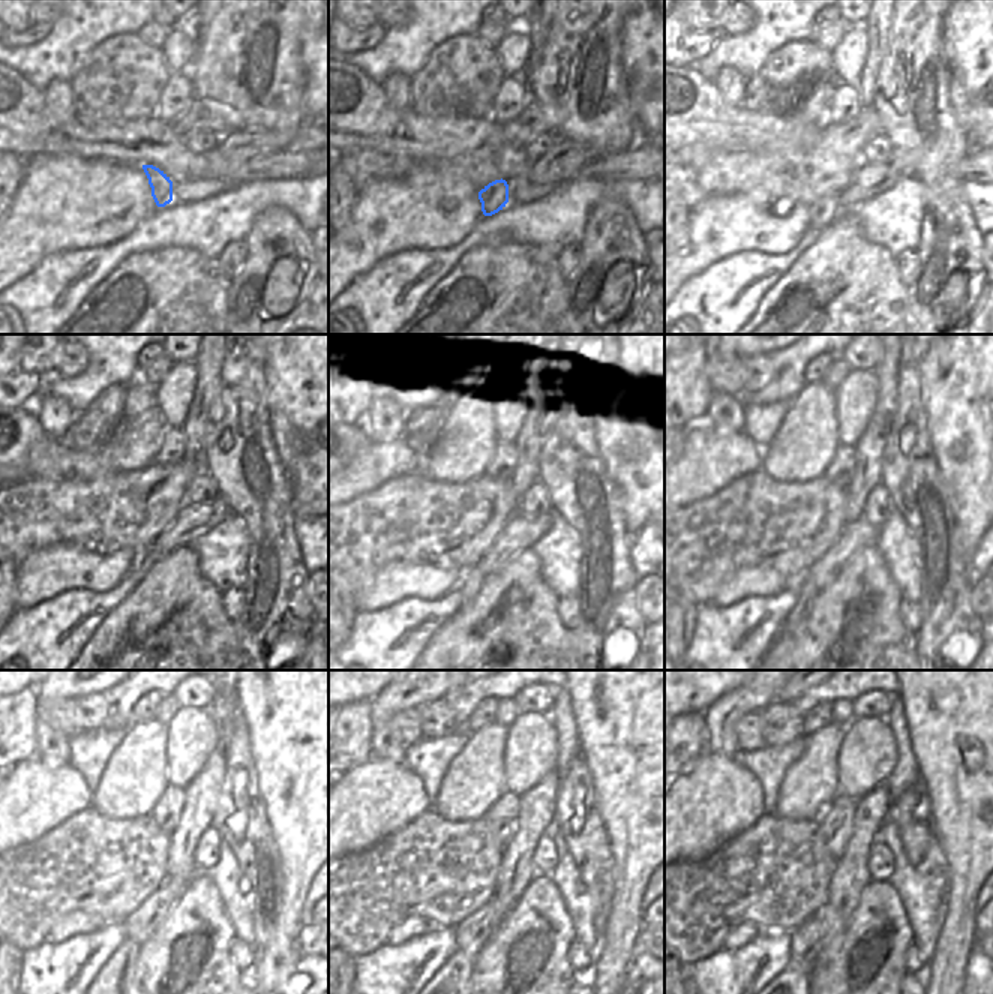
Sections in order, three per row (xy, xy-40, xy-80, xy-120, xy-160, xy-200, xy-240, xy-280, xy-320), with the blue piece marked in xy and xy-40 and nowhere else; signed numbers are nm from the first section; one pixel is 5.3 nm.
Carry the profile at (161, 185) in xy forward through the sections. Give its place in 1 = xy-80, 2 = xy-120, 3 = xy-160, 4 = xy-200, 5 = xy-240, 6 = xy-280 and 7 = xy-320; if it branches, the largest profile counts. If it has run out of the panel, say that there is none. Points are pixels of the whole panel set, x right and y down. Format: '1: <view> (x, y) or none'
1: xy-80 (825, 210)
2: xy-120 (141, 552)
3: xy-160 (473, 577)
4: xy-200 (807, 591)
5: xy-240 (116, 975)
6: xy-280 (455, 973)
7: xy-320 (792, 975)

